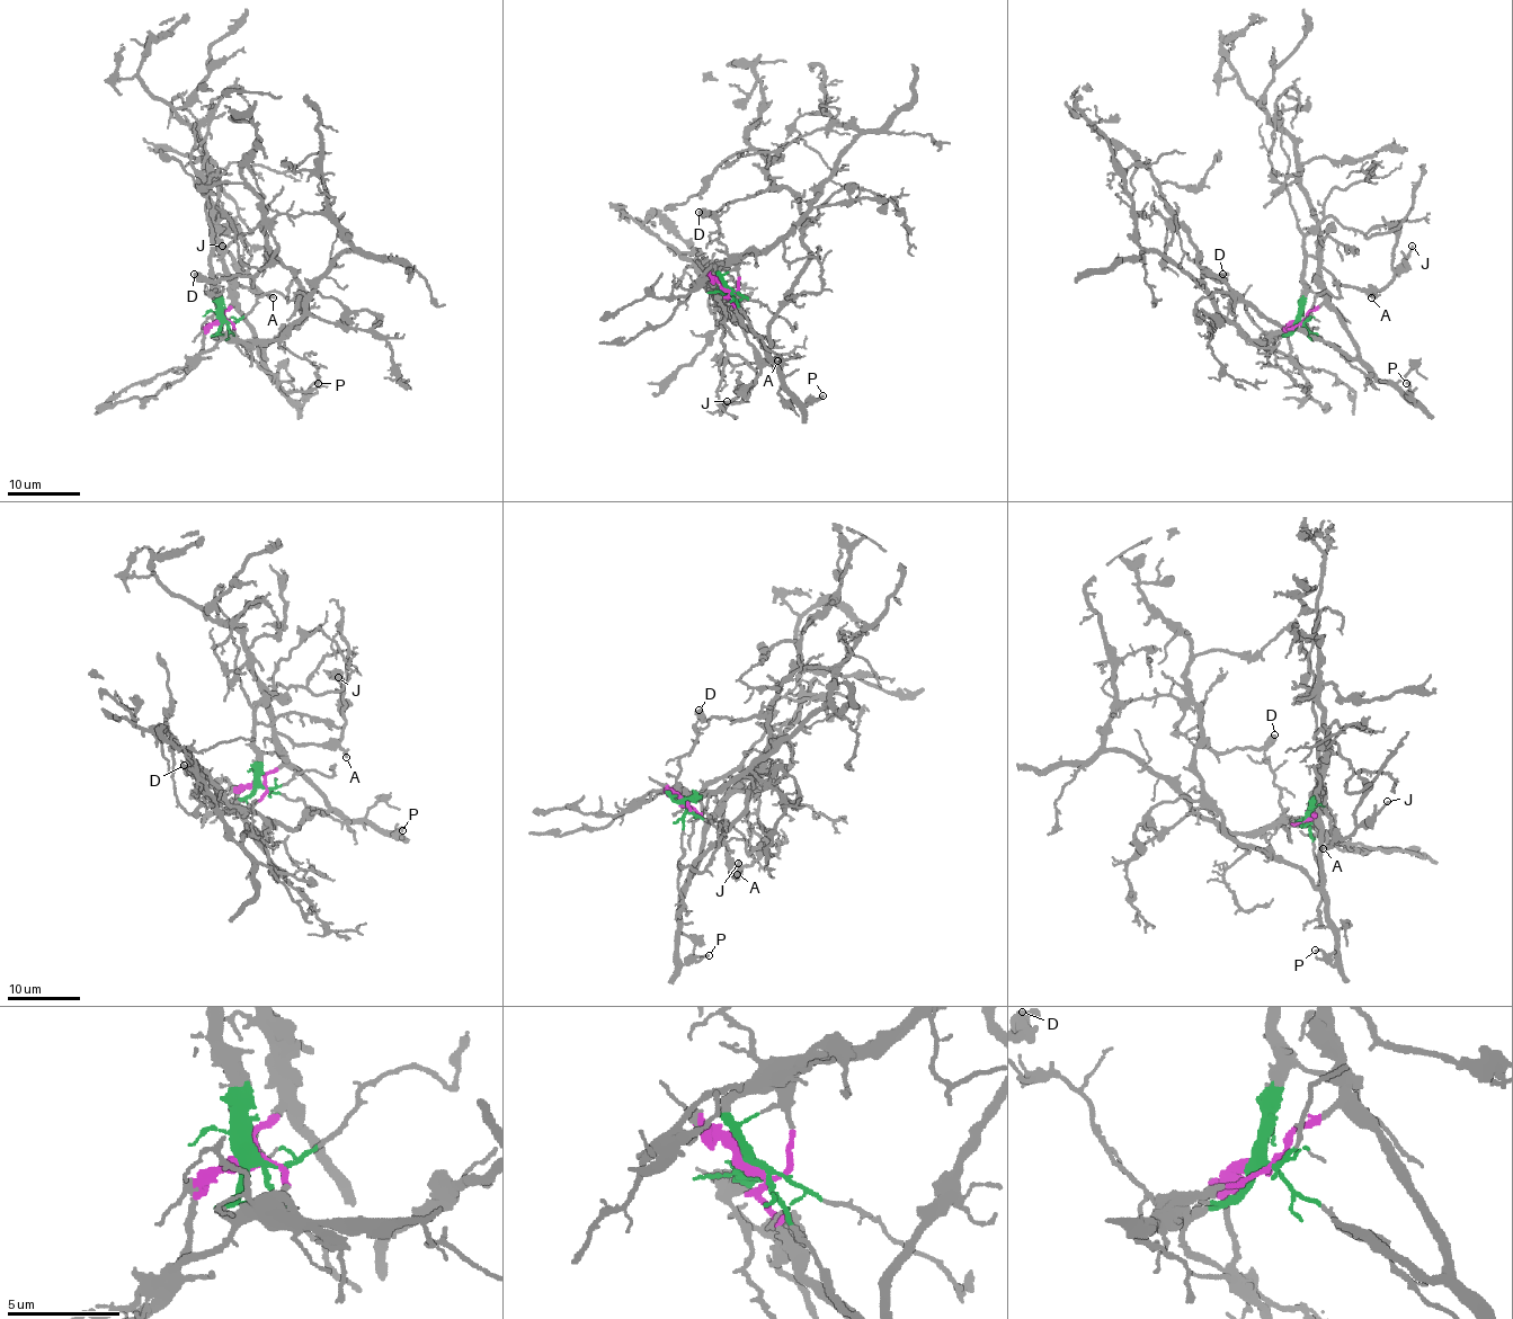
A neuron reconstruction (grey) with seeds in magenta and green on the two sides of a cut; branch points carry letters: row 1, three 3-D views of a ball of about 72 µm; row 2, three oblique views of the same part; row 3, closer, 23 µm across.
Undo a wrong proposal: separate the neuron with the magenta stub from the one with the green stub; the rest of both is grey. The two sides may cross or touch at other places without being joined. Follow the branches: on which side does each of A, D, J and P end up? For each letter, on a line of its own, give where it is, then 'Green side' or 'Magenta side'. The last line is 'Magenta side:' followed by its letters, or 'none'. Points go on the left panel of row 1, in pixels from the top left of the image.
A: Place: (273, 297). Magenta side
D: Place: (194, 274). Magenta side
J: Place: (222, 246). Magenta side
P: Place: (318, 383). Magenta side
Magenta side: A, D, J, P

